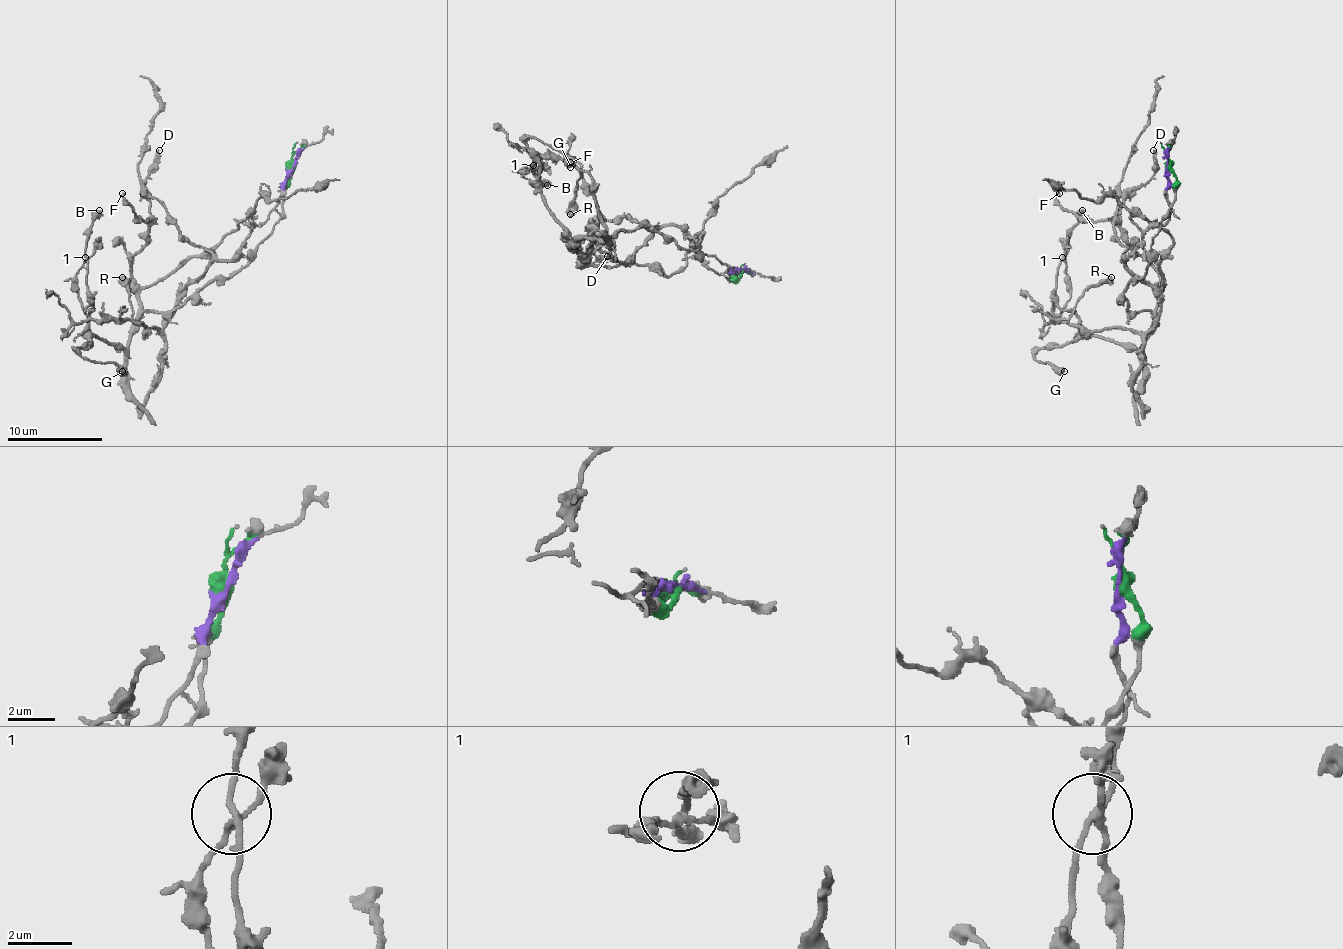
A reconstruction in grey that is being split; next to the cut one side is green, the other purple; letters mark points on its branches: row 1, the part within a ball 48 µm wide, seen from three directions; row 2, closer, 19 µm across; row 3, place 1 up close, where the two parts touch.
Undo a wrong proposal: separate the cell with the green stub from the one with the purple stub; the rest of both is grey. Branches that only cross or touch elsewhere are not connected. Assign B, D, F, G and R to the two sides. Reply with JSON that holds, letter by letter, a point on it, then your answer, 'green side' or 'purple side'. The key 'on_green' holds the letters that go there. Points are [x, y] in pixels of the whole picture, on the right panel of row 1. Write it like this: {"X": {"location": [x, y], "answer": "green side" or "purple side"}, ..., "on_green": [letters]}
{"B": {"location": [1082, 210], "answer": "green side"}, "D": {"location": [1153, 150], "answer": "green side"}, "F": {"location": [1059, 193], "answer": "green side"}, "G": {"location": [1064, 371], "answer": "green side"}, "R": {"location": [1111, 277], "answer": "purple side"}, "on_green": ["B", "D", "F", "G"]}

